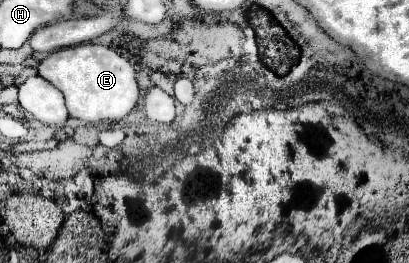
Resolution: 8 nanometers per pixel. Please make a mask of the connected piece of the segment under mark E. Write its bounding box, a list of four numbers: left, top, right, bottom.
[38,43,140,123]

